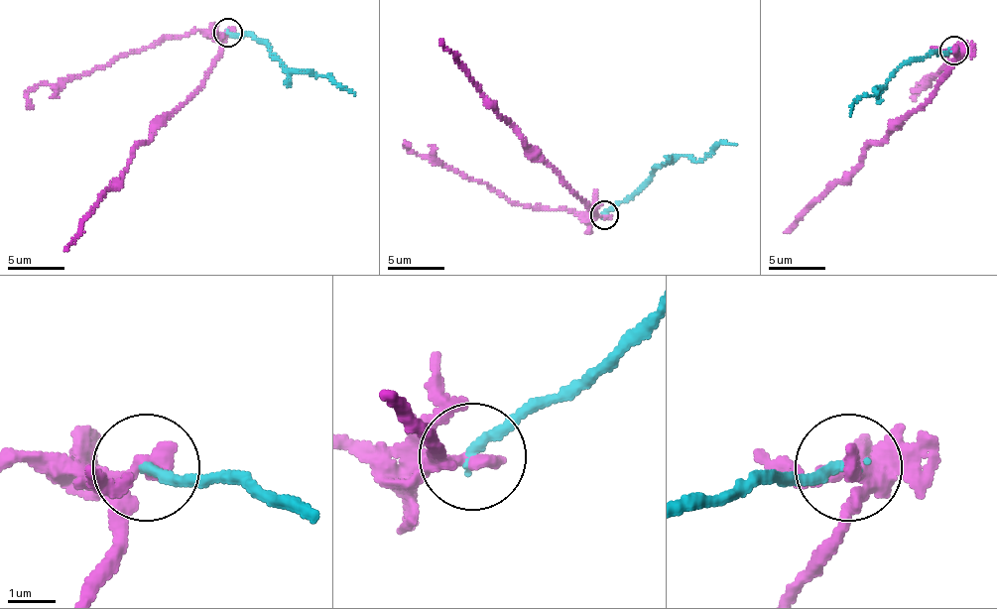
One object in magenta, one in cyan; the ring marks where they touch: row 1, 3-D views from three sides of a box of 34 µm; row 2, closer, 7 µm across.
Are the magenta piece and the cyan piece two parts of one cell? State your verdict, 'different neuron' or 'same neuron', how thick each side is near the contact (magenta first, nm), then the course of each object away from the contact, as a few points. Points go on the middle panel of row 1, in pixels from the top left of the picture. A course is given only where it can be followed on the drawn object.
different neuron | 360/220 nm | magenta via (605, 215), (592, 212), (576, 192), (507, 124), (497, 109), (483, 99), (480, 87), (439, 39) | cyan via (605, 215), (670, 161), (692, 156), (702, 162), (720, 144), (736, 145)

